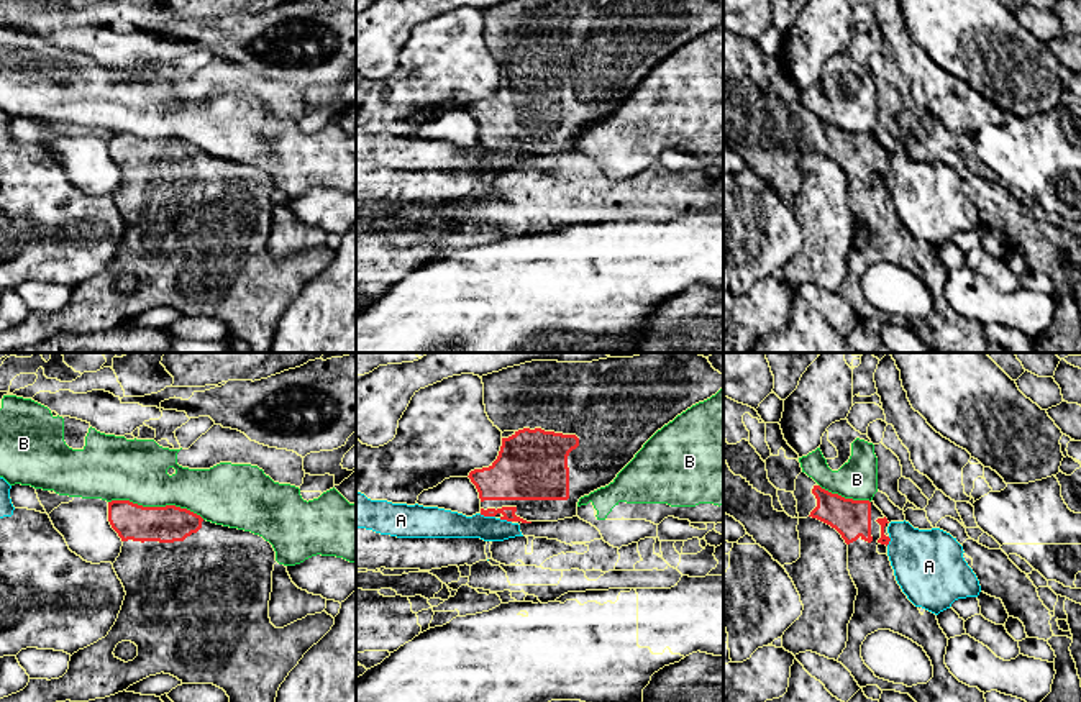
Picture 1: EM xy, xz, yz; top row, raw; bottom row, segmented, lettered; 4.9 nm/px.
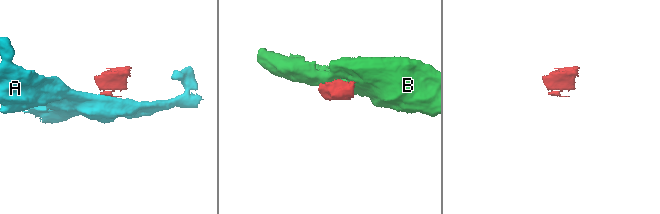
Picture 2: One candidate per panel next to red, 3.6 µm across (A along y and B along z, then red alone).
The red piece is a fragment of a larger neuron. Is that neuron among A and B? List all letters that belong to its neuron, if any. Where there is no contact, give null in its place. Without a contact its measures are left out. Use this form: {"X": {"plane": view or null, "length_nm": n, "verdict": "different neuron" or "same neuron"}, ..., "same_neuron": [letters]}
{"A": {"plane": "xz", "length_nm": 80, "verdict": "different neuron"}, "B": {"plane": "xy", "length_nm": 480, "verdict": "different neuron"}, "same_neuron": []}

